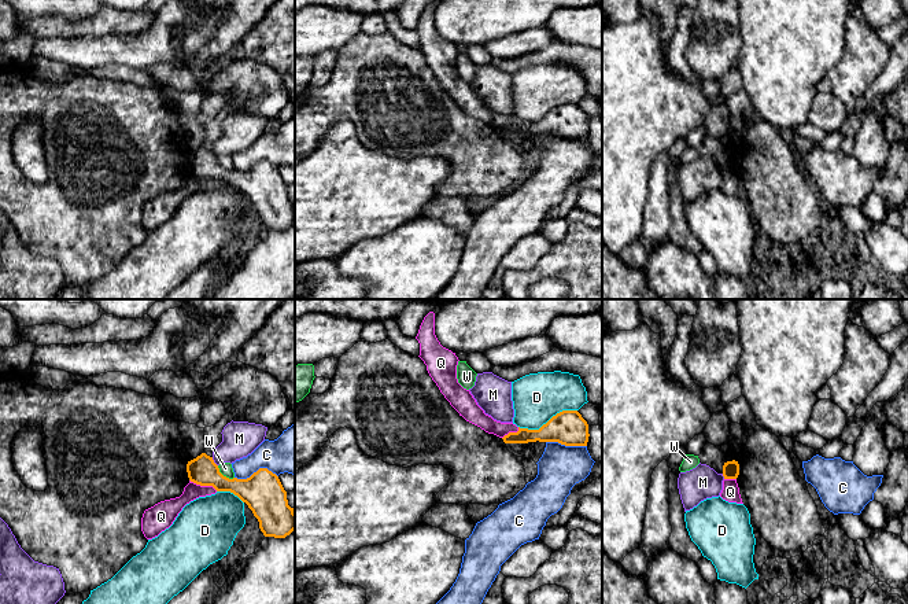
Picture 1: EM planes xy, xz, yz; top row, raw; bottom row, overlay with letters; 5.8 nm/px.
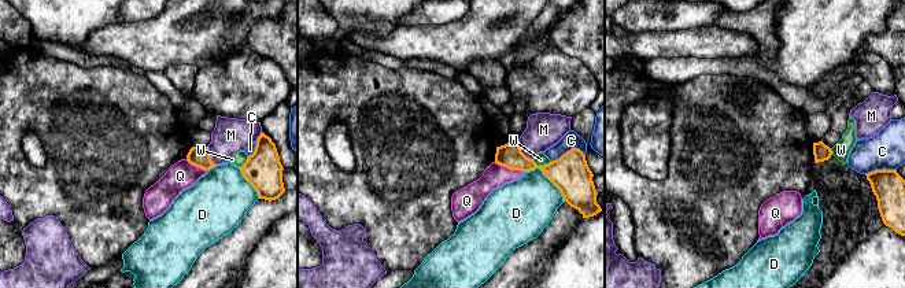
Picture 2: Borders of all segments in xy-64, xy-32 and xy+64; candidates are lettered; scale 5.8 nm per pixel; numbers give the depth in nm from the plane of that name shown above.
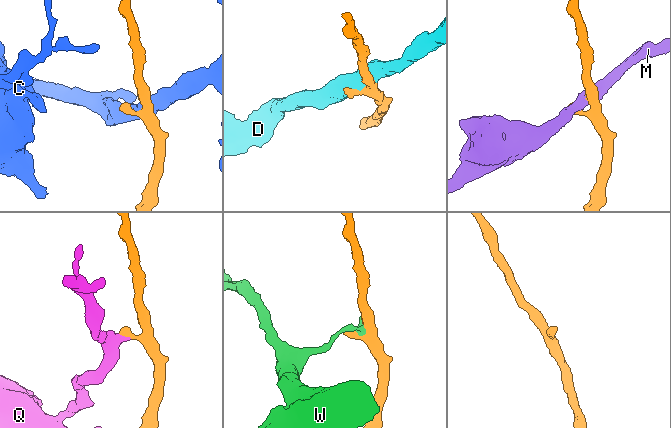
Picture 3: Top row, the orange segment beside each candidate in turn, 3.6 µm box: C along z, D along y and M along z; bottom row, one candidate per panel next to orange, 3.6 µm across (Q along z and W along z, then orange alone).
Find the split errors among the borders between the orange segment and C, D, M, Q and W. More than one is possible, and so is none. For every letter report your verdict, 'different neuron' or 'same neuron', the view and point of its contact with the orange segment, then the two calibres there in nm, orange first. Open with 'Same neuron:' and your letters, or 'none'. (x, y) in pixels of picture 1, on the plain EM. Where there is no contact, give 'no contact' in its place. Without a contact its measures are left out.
Same neuron: none
C: different neuron | xy (257, 164) | 240/260 nm
D: different neuron | xz (549, 113) | 200/280 nm
M: different neuron | xy (213, 154) | 170/200 nm
Q: different neuron | xy (203, 177) | 170/120 nm
W: different neuron | xy (222, 168) | 220/80 nm

